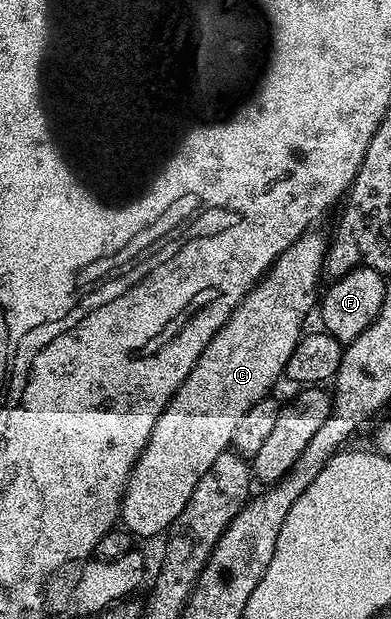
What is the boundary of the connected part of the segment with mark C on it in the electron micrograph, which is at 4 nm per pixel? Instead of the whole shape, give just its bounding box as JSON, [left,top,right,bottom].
[120,232,328,539]

